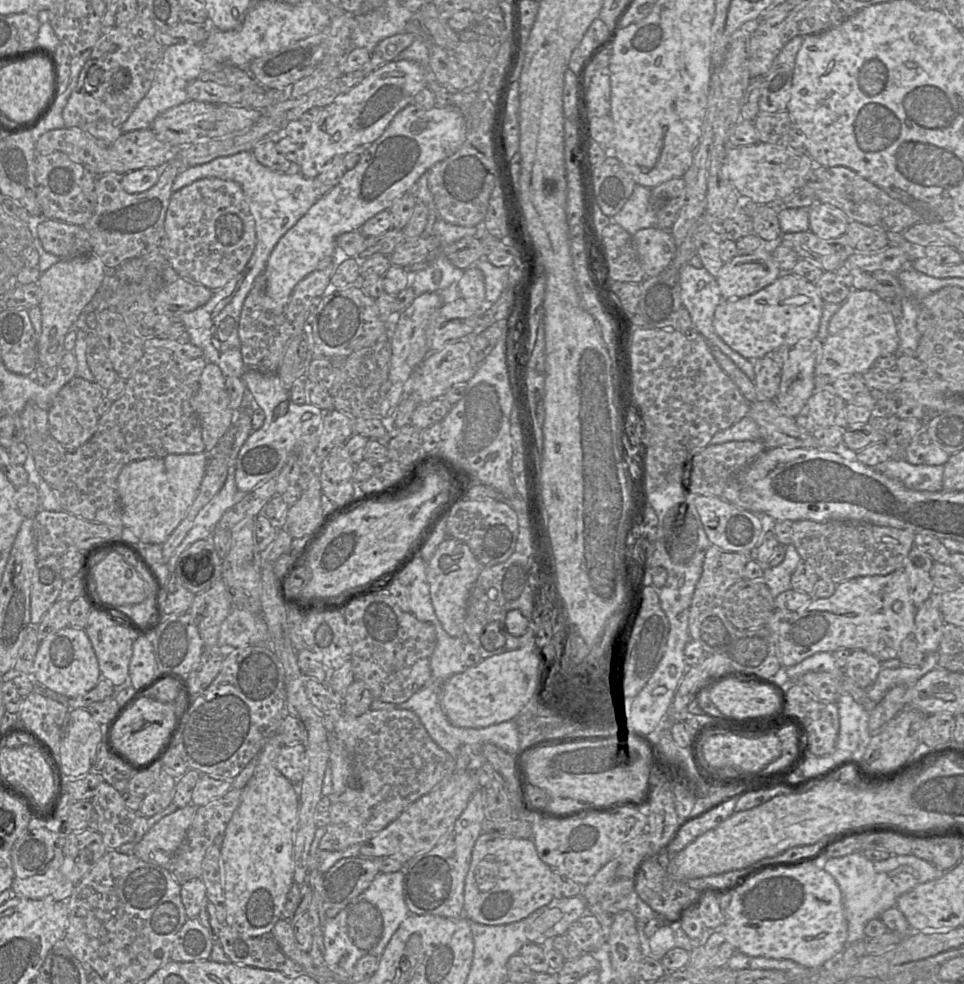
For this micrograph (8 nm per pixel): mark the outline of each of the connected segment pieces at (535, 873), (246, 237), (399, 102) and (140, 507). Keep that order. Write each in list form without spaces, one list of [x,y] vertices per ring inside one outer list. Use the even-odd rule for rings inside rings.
[[[482,833],[471,854],[465,878],[463,914],[482,925],[505,925],[528,917],[553,899],[551,868],[541,861],[532,839]]]
[[[204,178],[172,193],[159,250],[179,277],[219,290],[245,268],[255,246],[255,220],[236,182]]]
[[[393,60],[371,72],[359,84],[336,97],[330,105],[322,108],[318,121],[309,128],[307,139],[302,145],[299,172],[307,178],[315,179],[323,166],[334,156],[344,156],[357,146],[373,143],[383,134],[396,114],[413,104],[414,97],[427,86],[427,77],[428,73],[418,63],[410,60]]]
[[[169,454],[125,465],[117,481],[123,509],[123,525],[141,542],[163,544],[187,516],[198,495],[209,454]]]

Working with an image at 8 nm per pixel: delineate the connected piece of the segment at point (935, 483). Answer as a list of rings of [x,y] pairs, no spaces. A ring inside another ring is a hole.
[[[889,459],[873,468],[900,481],[911,490],[929,492],[943,490],[944,465],[913,465],[905,460]]]

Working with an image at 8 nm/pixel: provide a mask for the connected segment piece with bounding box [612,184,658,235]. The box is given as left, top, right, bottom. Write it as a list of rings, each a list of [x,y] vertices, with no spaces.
[[[636,184],[622,209],[612,217],[612,223],[634,235],[638,230],[658,228],[656,217],[649,209],[651,188]]]

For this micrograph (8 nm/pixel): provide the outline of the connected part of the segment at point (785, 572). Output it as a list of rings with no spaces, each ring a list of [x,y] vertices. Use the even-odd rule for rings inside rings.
[[[789,544],[785,546],[785,557],[779,565],[774,567],[764,566],[763,581],[774,598],[791,589],[791,576],[800,561],[801,557],[796,548]]]

